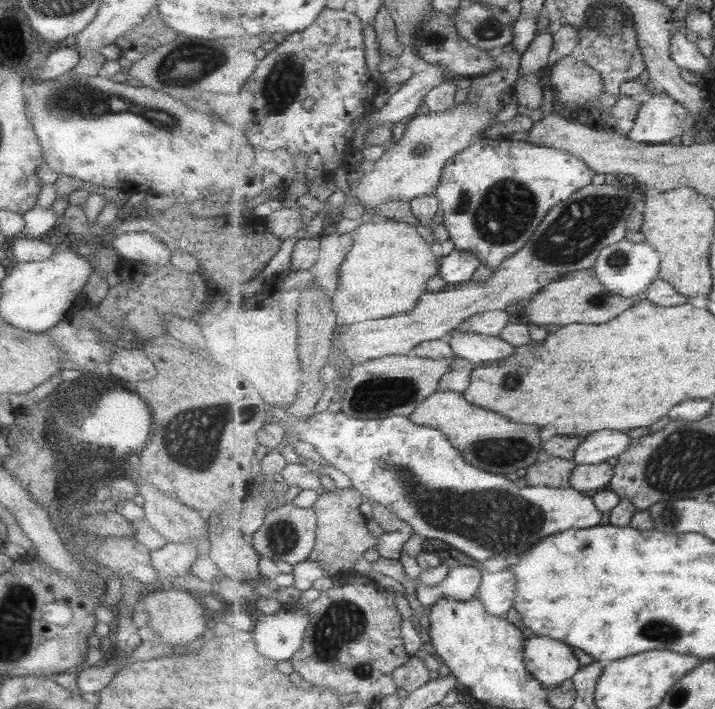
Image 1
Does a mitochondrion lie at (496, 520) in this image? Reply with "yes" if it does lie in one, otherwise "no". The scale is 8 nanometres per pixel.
yes

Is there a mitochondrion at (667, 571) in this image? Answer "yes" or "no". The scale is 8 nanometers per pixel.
no

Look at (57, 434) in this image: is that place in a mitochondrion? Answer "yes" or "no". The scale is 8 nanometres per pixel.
yes

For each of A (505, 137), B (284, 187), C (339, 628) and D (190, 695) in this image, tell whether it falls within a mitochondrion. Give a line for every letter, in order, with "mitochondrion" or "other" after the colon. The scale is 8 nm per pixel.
A: other
B: other
C: mitochondrion
D: other

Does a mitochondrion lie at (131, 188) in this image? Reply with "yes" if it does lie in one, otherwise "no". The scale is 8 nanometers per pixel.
no

